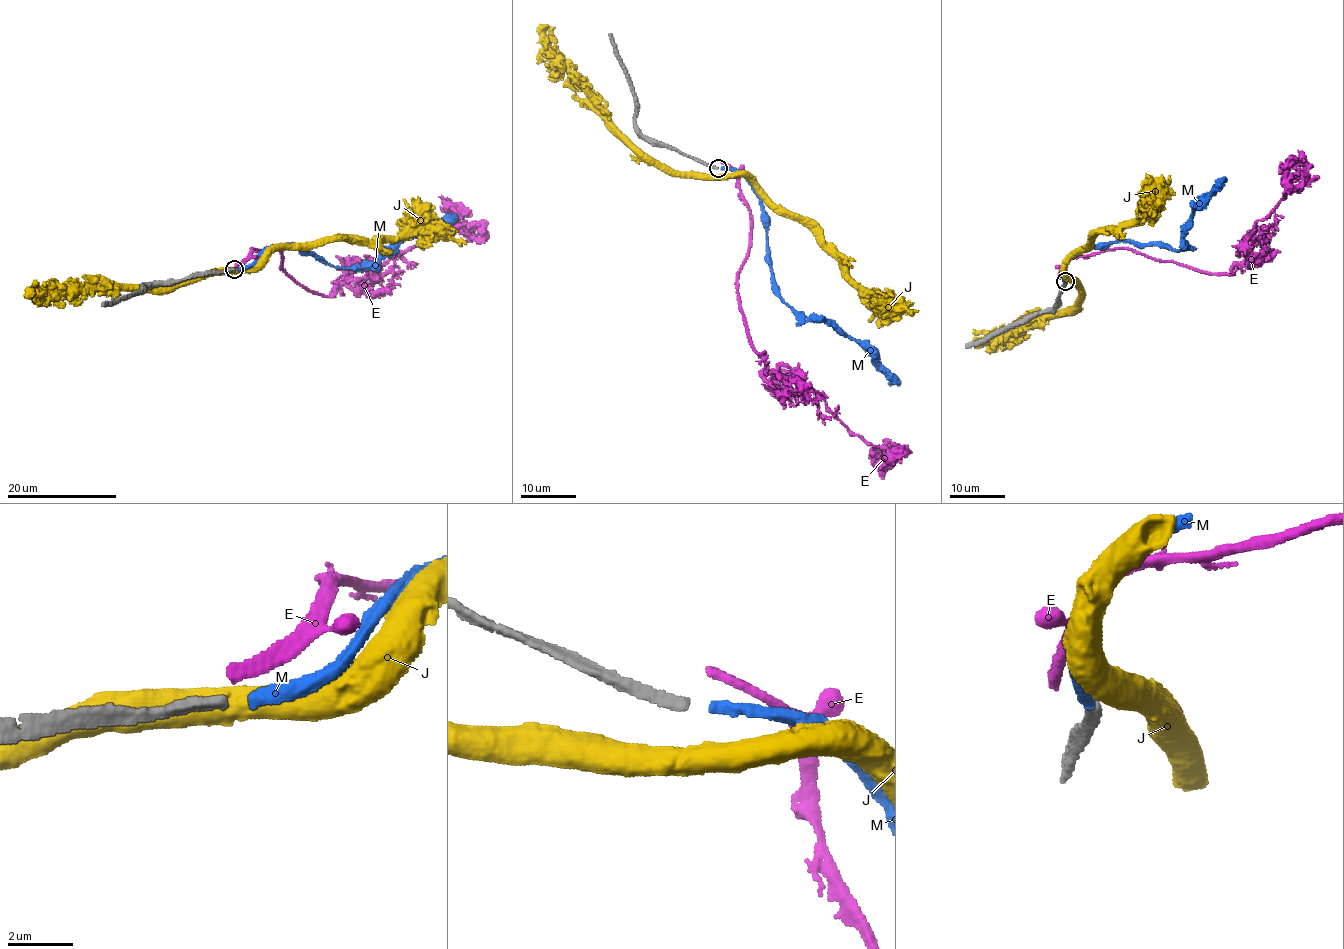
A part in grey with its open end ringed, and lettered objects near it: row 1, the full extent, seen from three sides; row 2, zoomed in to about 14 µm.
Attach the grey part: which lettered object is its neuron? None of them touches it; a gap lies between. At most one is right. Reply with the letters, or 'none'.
M

